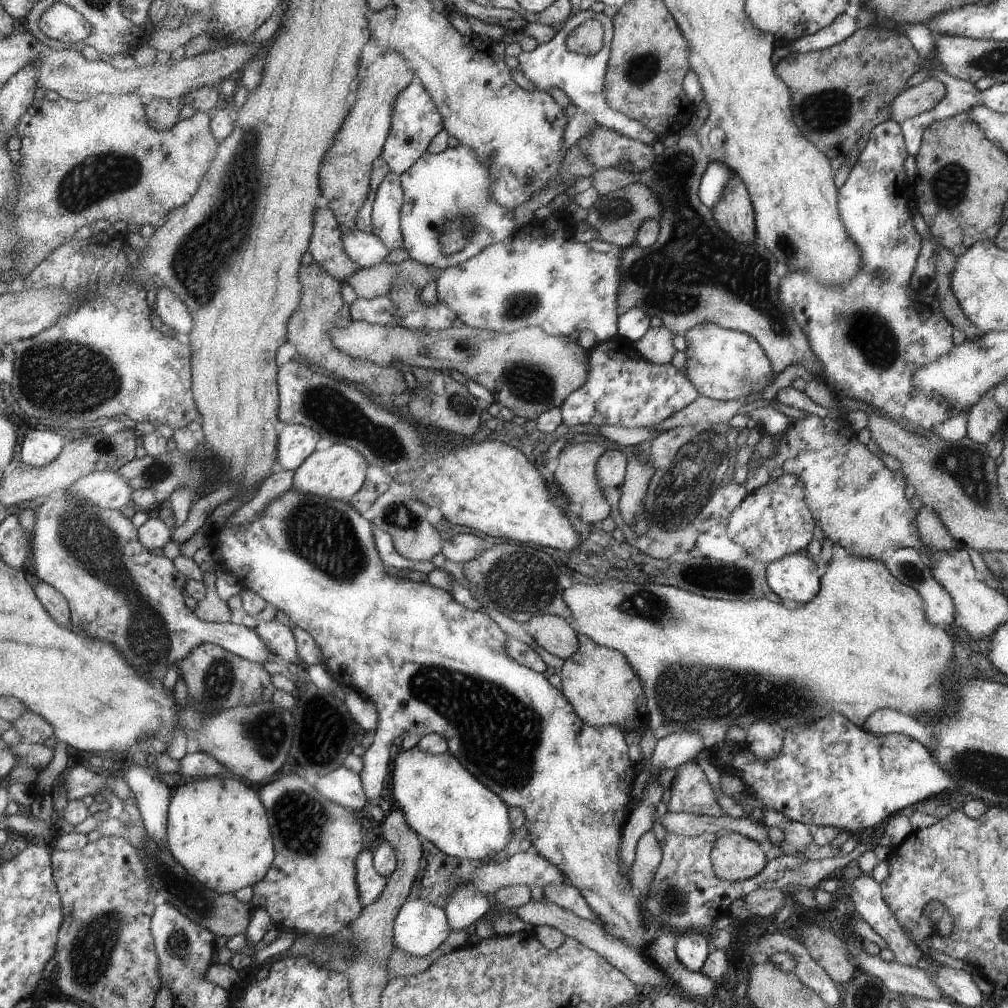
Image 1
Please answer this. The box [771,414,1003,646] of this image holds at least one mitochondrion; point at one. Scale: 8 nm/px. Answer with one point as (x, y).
(965, 464)

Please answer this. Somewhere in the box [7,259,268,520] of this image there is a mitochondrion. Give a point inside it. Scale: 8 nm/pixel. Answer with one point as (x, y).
(42, 370)

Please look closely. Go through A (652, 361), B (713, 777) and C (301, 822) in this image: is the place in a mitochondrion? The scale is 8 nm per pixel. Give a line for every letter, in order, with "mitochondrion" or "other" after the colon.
A: other
B: other
C: mitochondrion

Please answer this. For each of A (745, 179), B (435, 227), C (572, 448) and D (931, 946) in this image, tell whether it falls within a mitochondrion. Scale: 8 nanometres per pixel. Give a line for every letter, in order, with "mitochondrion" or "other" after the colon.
A: other
B: other
C: other
D: other

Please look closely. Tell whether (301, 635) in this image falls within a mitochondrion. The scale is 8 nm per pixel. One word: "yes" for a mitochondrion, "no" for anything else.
no

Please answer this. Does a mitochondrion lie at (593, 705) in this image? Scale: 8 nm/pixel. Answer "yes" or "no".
no

